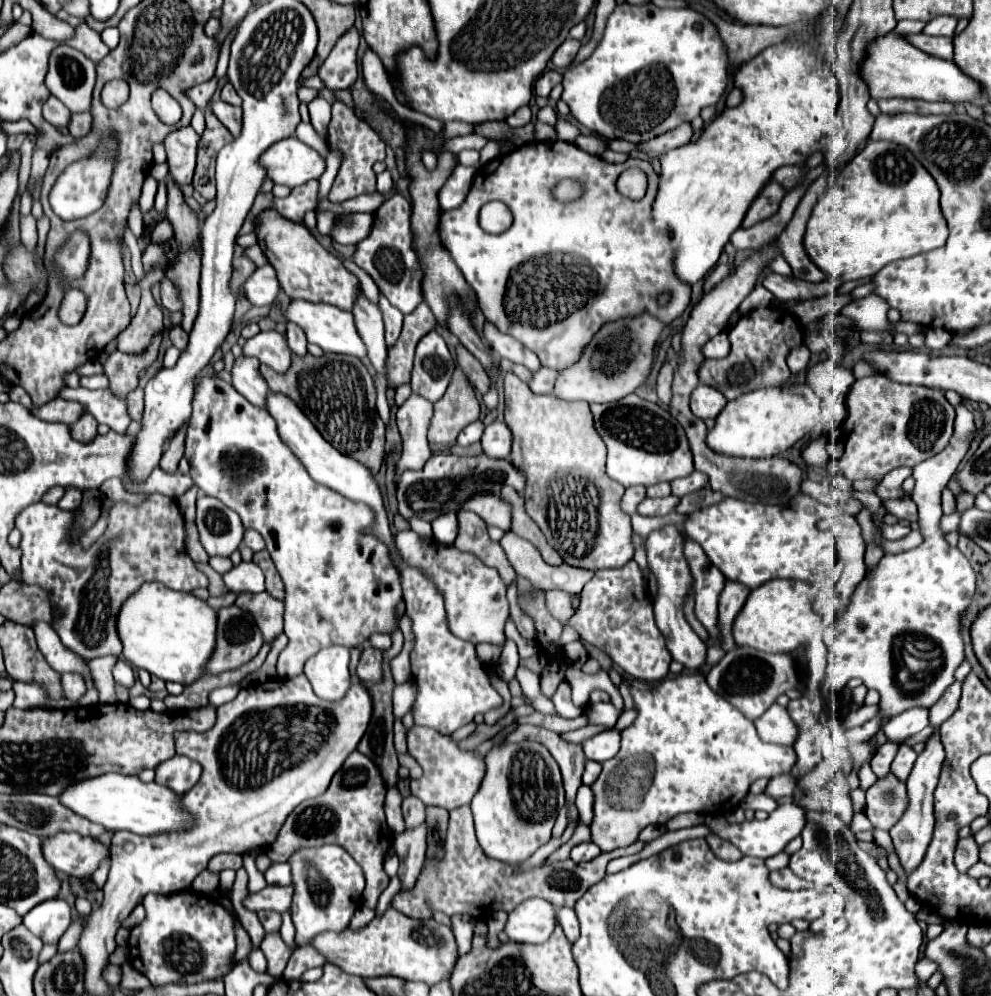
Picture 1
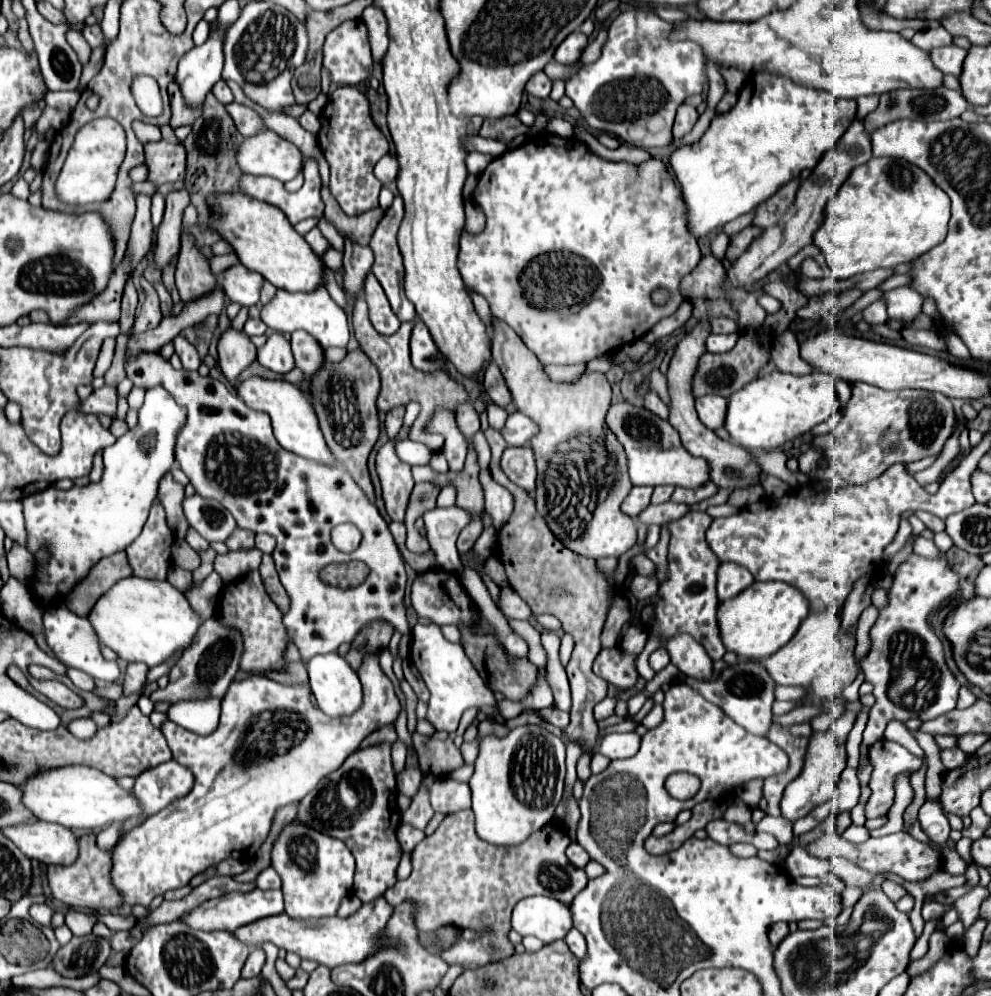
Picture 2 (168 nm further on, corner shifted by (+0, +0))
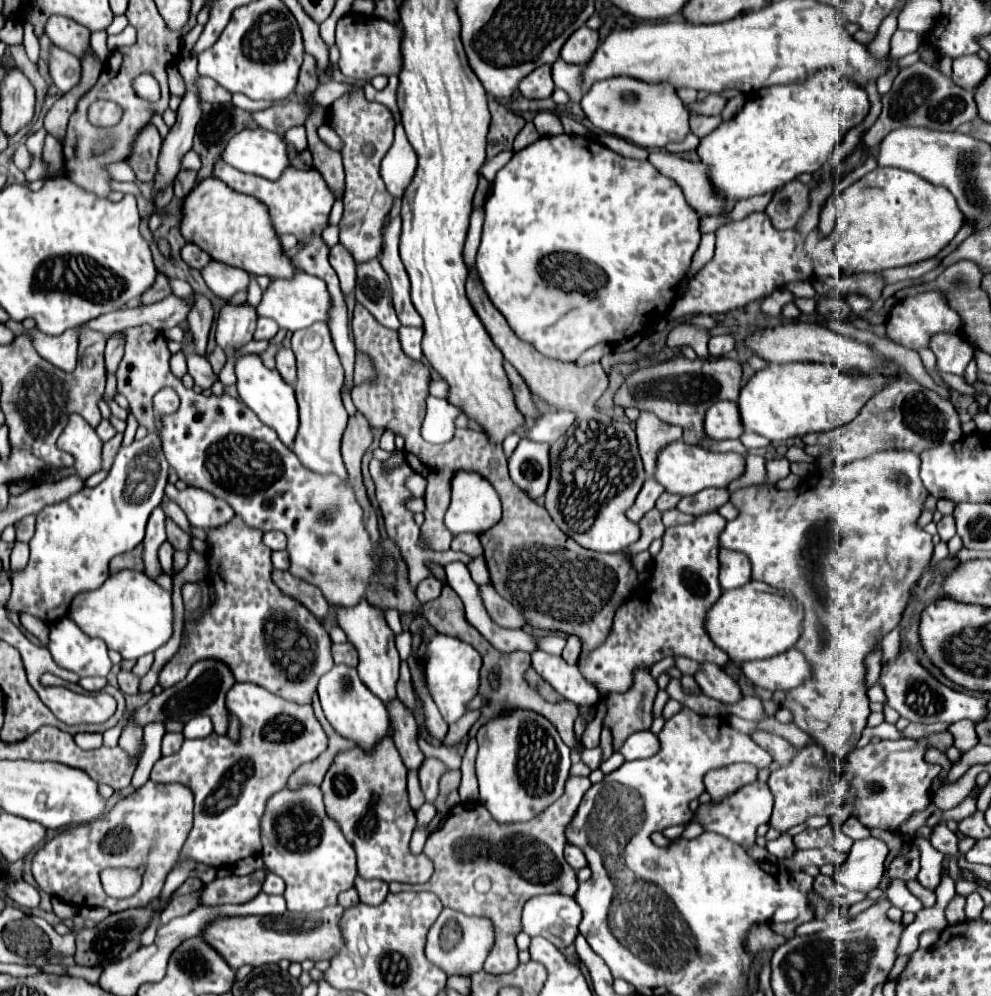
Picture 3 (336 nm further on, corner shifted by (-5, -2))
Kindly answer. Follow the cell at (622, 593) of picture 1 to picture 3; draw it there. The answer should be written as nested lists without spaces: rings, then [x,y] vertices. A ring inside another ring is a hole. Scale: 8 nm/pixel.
[[[676,657],[676,667],[684,673],[684,675],[696,675],[700,671],[700,665],[696,661],[690,661],[686,657]]]

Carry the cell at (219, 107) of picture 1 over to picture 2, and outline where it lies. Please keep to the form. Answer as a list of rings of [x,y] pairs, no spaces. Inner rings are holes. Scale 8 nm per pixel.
[[[229,103],[229,105],[225,105],[225,109],[233,117],[237,131],[241,131],[243,137],[253,137],[265,129],[263,119],[251,107],[241,105],[241,103]]]

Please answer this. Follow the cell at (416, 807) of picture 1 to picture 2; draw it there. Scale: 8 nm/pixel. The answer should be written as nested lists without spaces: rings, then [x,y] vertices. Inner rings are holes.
[[[405,767],[403,773],[397,777],[397,793],[405,795],[405,797],[415,797],[417,789],[421,785],[421,777],[423,773],[417,767]]]

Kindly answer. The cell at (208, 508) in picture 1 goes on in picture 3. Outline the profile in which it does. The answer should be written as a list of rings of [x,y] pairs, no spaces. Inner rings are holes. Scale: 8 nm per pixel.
[[[168,483],[166,497],[176,501],[186,513],[188,521],[202,529],[220,527],[234,517],[234,509],[224,499],[218,499],[210,495],[210,491],[202,491],[198,487],[186,487],[184,491],[178,491],[172,483]]]

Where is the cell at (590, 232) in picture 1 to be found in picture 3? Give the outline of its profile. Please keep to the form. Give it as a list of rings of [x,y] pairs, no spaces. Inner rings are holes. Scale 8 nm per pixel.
[[[554,135],[554,137],[540,137],[536,143],[516,151],[514,157],[498,171],[490,197],[484,203],[484,225],[482,225],[482,241],[476,255],[476,267],[484,289],[496,309],[506,317],[510,327],[516,335],[528,343],[532,343],[538,351],[546,357],[560,359],[560,361],[574,361],[586,349],[594,347],[596,343],[618,343],[626,337],[632,337],[662,319],[668,313],[676,299],[678,285],[692,263],[692,255],[700,245],[700,231],[698,231],[698,215],[686,203],[682,189],[668,177],[664,177],[652,163],[622,157],[608,147],[602,147],[596,139],[578,137],[578,135]]]

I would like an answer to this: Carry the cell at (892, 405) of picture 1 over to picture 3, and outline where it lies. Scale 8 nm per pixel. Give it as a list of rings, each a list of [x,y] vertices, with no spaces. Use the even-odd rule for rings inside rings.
[[[898,379],[890,383],[886,389],[878,391],[870,399],[870,403],[862,407],[860,415],[850,423],[834,431],[804,435],[802,441],[806,445],[830,447],[830,453],[822,457],[822,461],[818,463],[818,467],[824,469],[834,463],[848,463],[886,449],[908,449],[920,455],[926,449],[932,449],[940,443],[952,443],[960,437],[962,437],[962,429],[960,429],[958,413],[950,401],[944,401],[936,391],[922,387],[916,381]]]

